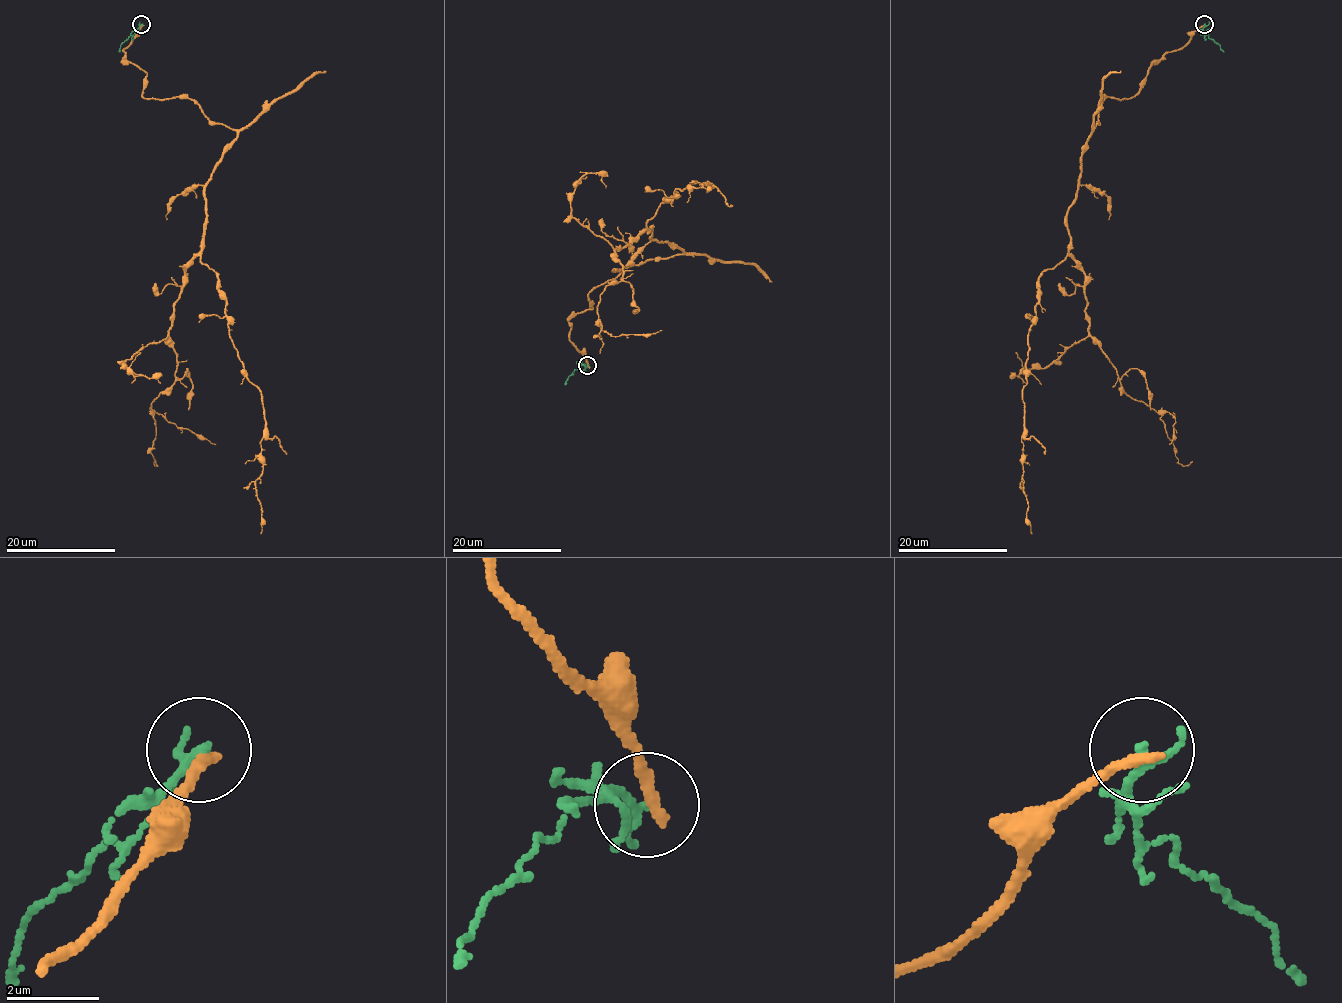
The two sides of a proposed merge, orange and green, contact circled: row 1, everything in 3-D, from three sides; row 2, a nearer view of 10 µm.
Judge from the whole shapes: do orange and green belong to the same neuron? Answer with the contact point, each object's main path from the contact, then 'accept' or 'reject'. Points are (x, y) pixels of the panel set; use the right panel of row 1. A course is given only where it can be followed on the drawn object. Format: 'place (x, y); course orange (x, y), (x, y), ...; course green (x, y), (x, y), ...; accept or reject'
place (1204, 24); course orange (1204, 25), (1151, 65), (1133, 96), (1105, 98), (1066, 215), (1070, 249), (1039, 278), (1023, 392), (1031, 534); course green (1204, 24), (1204, 35), (1223, 51); reject

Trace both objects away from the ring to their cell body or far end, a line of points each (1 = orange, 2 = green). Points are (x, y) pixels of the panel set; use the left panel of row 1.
1: (141, 25), (123, 59), (142, 96), (236, 132), (201, 261), (261, 392), (261, 534)
2: (141, 24), (122, 43), (119, 51)

